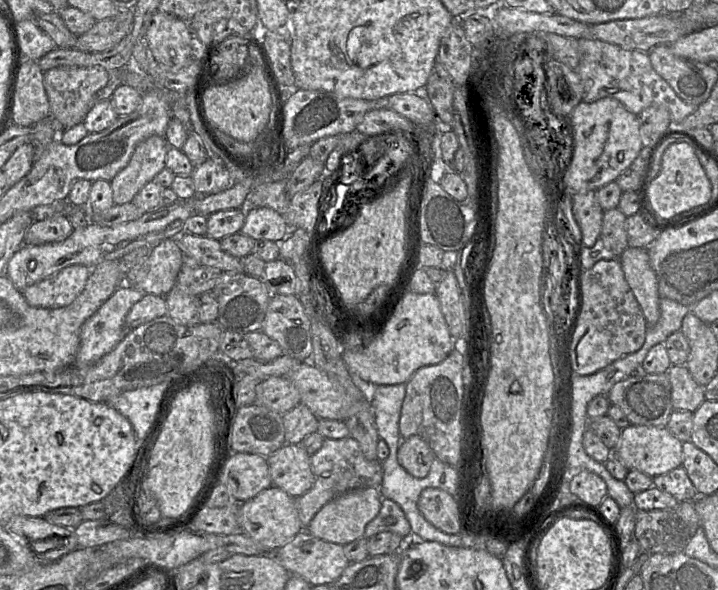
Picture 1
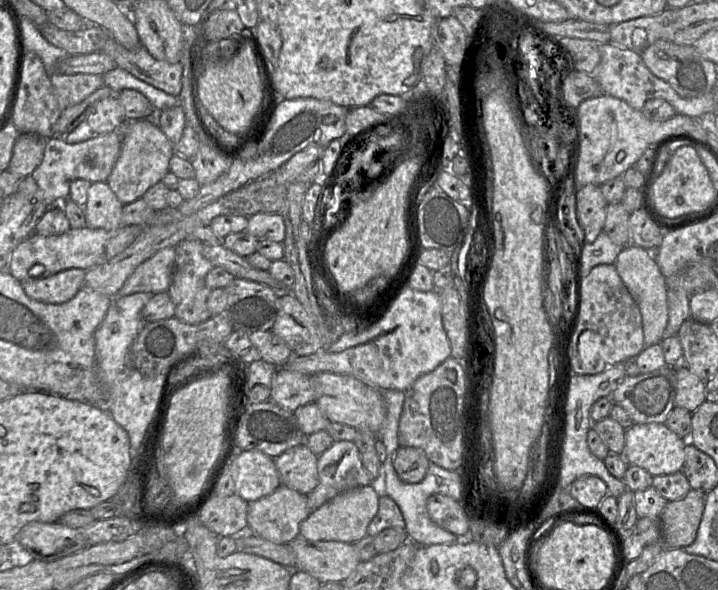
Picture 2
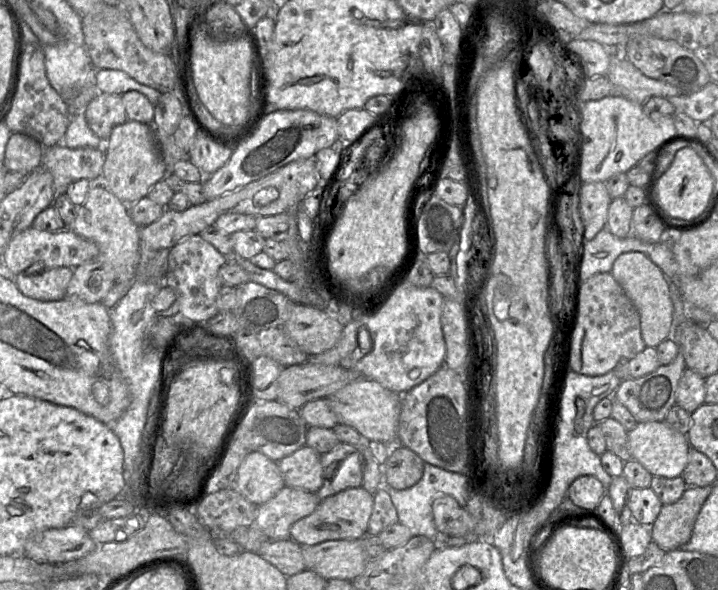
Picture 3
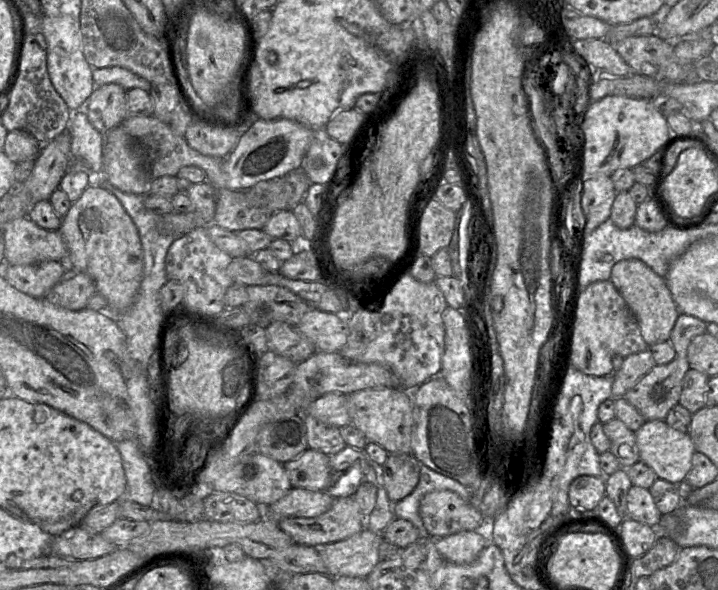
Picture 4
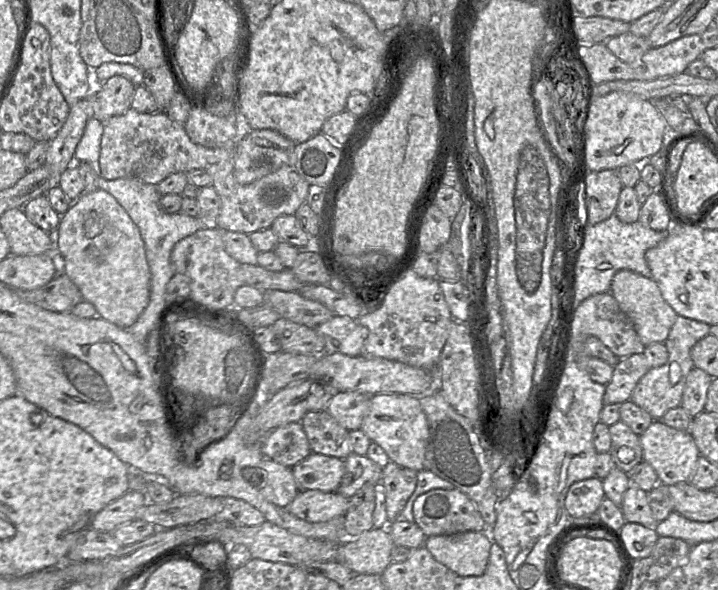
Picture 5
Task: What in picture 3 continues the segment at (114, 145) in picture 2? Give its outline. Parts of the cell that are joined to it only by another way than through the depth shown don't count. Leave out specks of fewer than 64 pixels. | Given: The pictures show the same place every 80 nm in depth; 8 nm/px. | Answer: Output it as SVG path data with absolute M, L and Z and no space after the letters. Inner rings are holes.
M62 143L45 149L45 153L42 160L41 168L49 171L54 180L54 189L56 196L59 194L66 194L69 185L79 179L94 179L98 177L103 170L105 162L105 151L92 148L68 148Z

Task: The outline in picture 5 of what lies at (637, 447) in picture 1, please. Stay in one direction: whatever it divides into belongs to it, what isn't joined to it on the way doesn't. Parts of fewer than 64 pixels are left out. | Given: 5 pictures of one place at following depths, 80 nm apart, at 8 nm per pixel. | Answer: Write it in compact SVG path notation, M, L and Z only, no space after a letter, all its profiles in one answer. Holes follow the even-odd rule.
M654 420L639 437L643 461L652 466L659 483L671 486L681 482L690 482L700 454L689 431L677 430L664 424L662 420Z

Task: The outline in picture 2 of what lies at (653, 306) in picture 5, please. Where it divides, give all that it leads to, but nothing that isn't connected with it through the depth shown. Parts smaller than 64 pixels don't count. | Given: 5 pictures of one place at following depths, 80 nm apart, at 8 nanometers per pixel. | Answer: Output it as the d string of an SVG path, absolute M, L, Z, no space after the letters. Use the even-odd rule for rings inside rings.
M629 244L619 253L614 265L640 309L645 344L647 346L660 344L668 323L668 287L652 251Z

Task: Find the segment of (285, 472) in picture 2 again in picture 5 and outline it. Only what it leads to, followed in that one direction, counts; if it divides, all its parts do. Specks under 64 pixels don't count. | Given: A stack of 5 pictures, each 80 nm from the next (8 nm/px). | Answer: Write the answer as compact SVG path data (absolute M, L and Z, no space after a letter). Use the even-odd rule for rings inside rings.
M311 453L293 466L292 472L300 491L336 492L346 474L346 467L343 459Z

